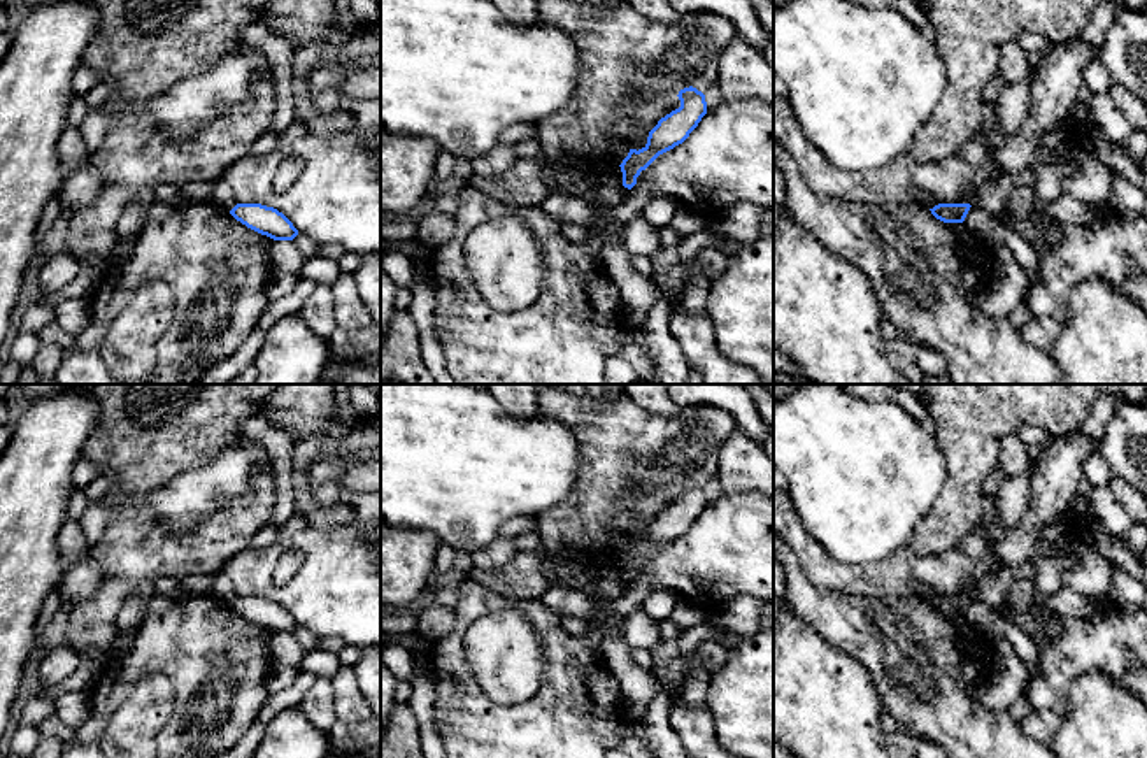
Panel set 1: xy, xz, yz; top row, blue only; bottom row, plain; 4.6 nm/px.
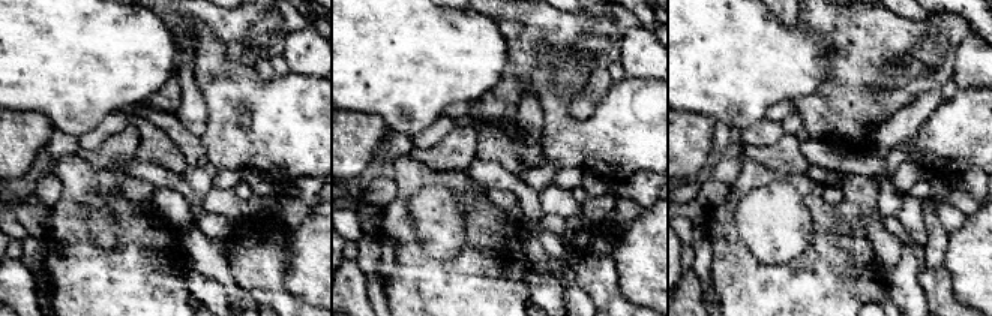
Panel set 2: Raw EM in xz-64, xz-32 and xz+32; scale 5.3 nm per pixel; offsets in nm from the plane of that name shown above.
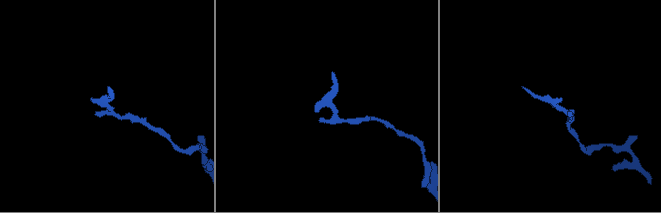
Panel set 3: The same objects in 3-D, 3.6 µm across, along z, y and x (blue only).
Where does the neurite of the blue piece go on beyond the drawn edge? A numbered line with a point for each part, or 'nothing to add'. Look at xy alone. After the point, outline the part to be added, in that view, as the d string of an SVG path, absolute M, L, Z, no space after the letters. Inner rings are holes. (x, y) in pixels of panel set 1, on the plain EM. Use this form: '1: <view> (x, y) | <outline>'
nothing to add

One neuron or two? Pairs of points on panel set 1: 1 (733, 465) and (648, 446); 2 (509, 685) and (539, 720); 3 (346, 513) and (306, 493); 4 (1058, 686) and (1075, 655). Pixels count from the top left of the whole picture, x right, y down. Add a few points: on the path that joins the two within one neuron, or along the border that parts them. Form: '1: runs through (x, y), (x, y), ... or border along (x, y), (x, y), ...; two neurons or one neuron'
1: border along (735, 429), (719, 448), (719, 462), (714, 469); two neurons
2: border along (544, 665), (527, 699), (497, 704), (481, 692); two neurons
3: runs through (335, 513), (321, 513), (313, 504); one neuron
4: runs through (1058, 679), (1058, 672), (1068, 662); one neuron

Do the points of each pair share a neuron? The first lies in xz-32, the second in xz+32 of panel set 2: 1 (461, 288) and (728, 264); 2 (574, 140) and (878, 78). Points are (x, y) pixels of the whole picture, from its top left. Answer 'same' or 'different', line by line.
1: same
2: different

